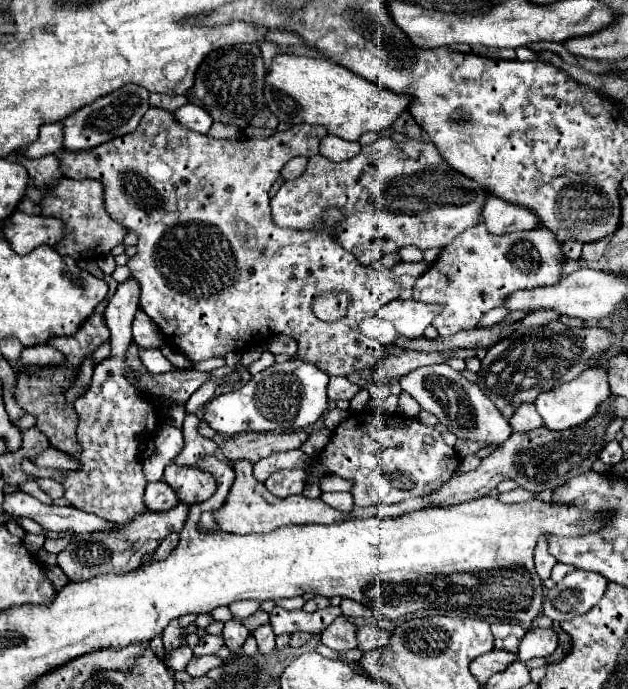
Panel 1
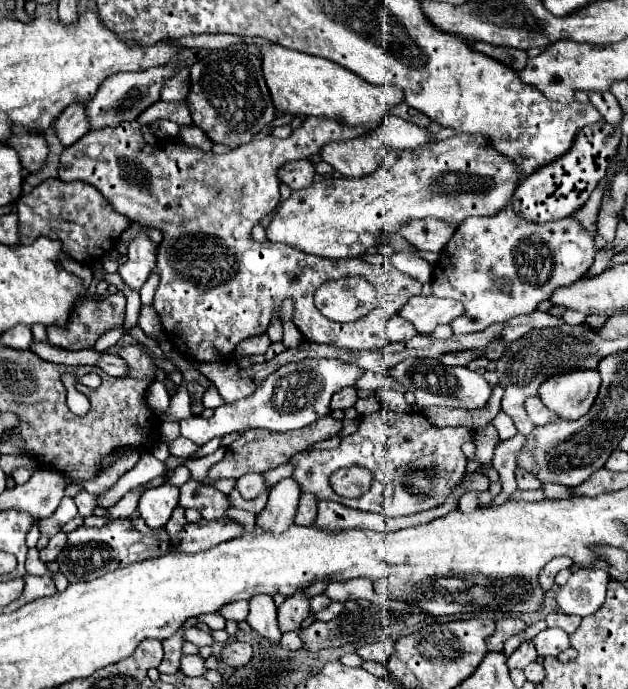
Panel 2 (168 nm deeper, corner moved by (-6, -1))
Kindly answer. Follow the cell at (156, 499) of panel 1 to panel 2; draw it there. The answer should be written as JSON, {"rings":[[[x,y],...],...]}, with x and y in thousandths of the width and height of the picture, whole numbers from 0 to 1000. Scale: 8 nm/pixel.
{"rings":[[[261,701],[226,716],[220,727],[220,745],[239,768],[255,768],[268,759],[277,736],[283,733],[283,716],[287,710],[274,701]]]}

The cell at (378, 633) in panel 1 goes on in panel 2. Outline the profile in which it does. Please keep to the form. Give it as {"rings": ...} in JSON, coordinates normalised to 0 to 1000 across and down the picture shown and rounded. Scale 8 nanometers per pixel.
{"rings":[[[605,930],[605,933],[592,933],[592,936],[583,936],[583,939],[573,939],[567,945],[576,956],[586,956],[586,959],[599,959],[599,962],[615,962],[618,954],[627,948],[627,933],[624,930]]]}

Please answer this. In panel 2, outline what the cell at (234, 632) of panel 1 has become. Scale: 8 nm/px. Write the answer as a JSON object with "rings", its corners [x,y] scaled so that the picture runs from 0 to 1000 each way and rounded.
{"rings":[[[369,930],[363,936],[357,936],[350,956],[366,965],[366,968],[389,968],[392,962],[398,962],[401,956],[401,939],[395,933],[382,933],[382,930]]]}

